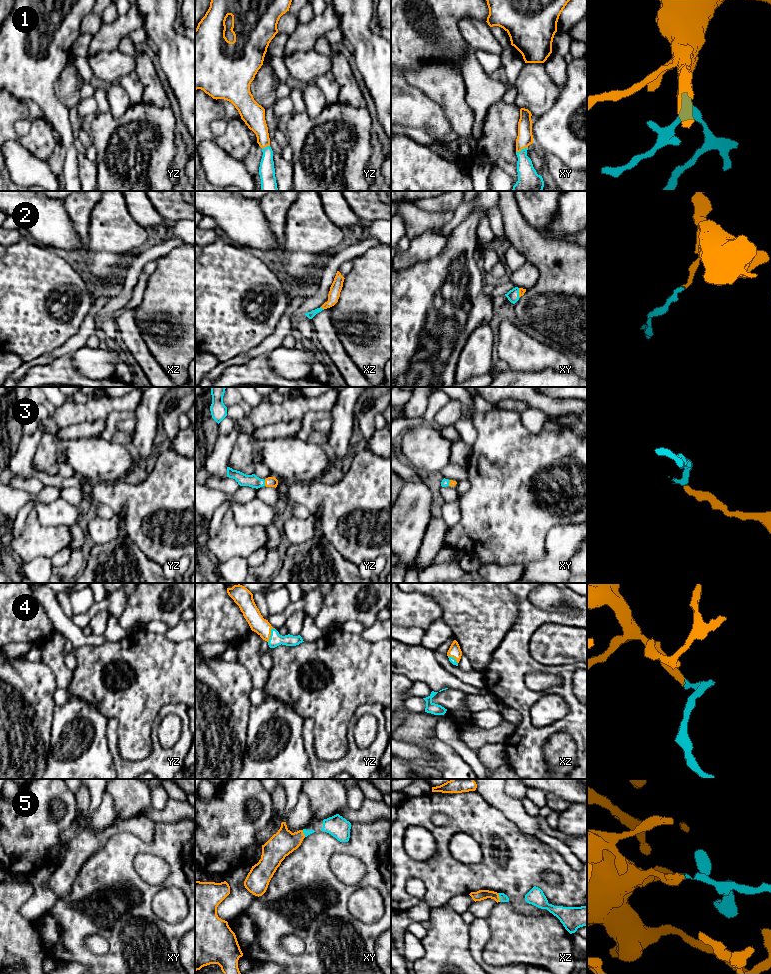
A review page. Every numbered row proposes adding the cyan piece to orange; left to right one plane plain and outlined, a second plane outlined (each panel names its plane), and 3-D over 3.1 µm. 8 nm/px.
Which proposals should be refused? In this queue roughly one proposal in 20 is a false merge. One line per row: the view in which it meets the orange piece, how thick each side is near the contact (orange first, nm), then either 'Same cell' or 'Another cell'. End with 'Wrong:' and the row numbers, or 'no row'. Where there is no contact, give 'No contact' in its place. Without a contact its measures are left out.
1: Touches orange in xy. Thickness 120 nm (orange) against 170 nm. Same cell
2: Touches orange in xz. Thickness 90 nm (orange) against 60 nm. Same cell
3: Touches orange in yz. Thickness 80 nm (orange) against 100 nm. Same cell
4: Touches orange in yz. Thickness 140 nm (orange) against 100 nm. Same cell
5: Touches orange in xz. Thickness 80 nm (orange) against 60 nm. Same cell
Wrong: no row

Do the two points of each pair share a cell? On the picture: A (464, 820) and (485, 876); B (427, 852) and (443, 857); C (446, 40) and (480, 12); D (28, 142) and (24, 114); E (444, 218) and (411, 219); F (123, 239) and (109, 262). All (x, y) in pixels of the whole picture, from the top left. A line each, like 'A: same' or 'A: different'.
A: same
B: different
C: same
D: same
E: same
F: same

